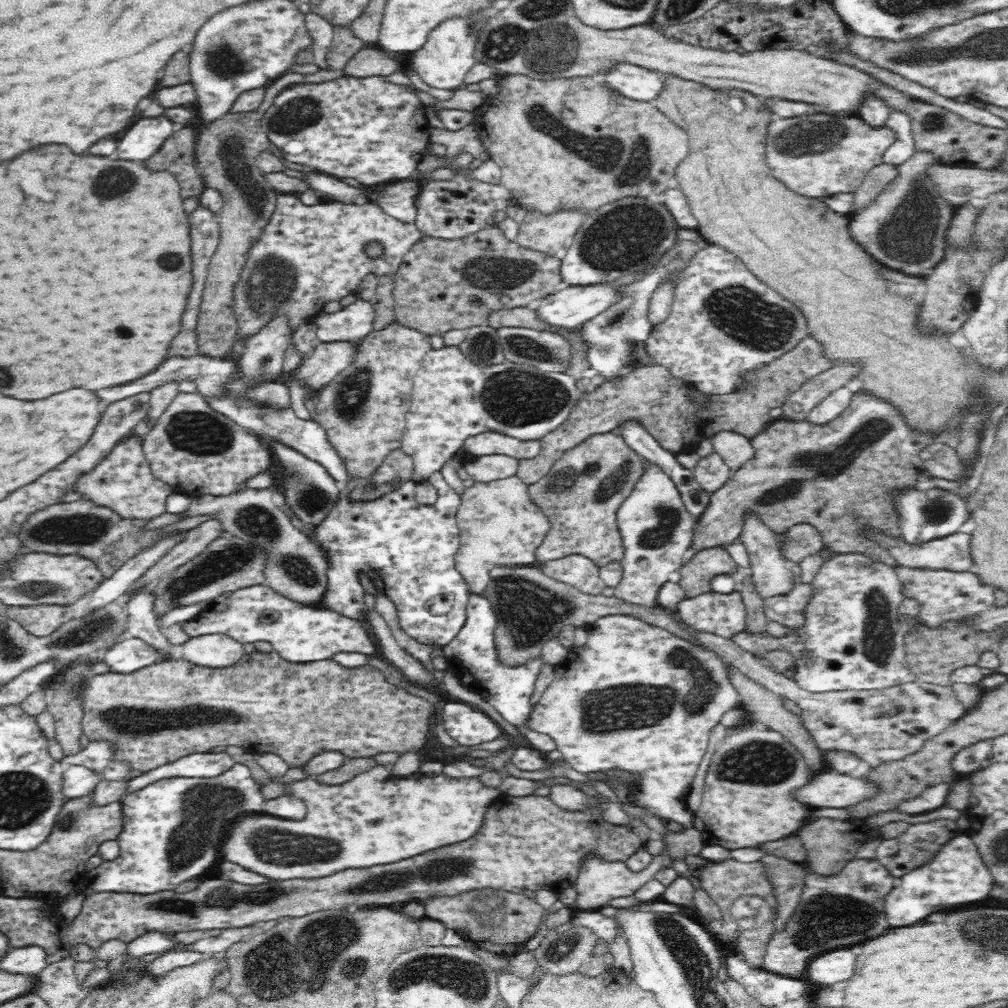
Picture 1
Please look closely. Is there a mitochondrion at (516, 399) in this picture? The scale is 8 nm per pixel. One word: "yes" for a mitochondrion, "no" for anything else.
yes

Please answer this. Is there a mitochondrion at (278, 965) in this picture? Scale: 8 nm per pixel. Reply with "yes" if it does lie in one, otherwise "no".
yes

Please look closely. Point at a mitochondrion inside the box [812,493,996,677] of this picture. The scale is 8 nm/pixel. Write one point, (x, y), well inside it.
(879, 641)

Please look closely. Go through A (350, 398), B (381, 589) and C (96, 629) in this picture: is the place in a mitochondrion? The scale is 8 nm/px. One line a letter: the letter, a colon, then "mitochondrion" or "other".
A: mitochondrion
B: other
C: mitochondrion

